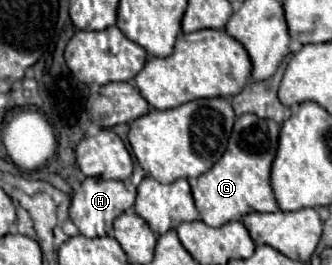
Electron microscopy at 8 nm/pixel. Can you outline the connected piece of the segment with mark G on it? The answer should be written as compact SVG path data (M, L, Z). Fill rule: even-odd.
M257 115L237 117L225 155L205 175L201 175L193 181L193 199L195 199L195 207L199 211L199 219L203 223L207 223L209 227L221 227L229 221L239 221L249 211L277 211L279 209L277 201L273 197L271 181L269 181L271 165L273 165L273 159L275 159L275 153L277 153L279 129L281 127L273 119L261 119Z

